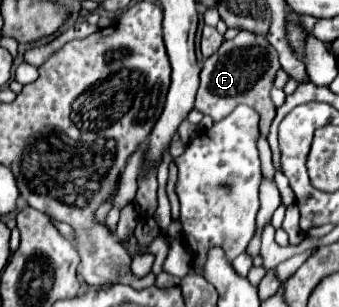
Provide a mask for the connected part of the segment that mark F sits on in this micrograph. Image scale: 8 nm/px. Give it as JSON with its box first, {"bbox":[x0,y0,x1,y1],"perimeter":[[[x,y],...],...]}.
{"bbox":[196,31,278,137],"perimeter":[[[240,31],[234,39],[224,41],[222,47],[204,61],[200,73],[200,89],[196,93],[196,109],[204,115],[210,115],[214,121],[222,121],[226,115],[230,115],[230,111],[234,111],[234,107],[248,105],[258,111],[260,133],[266,137],[270,123],[276,117],[276,105],[272,103],[270,89],[278,69],[278,51],[268,43],[268,39],[250,31]]]}

